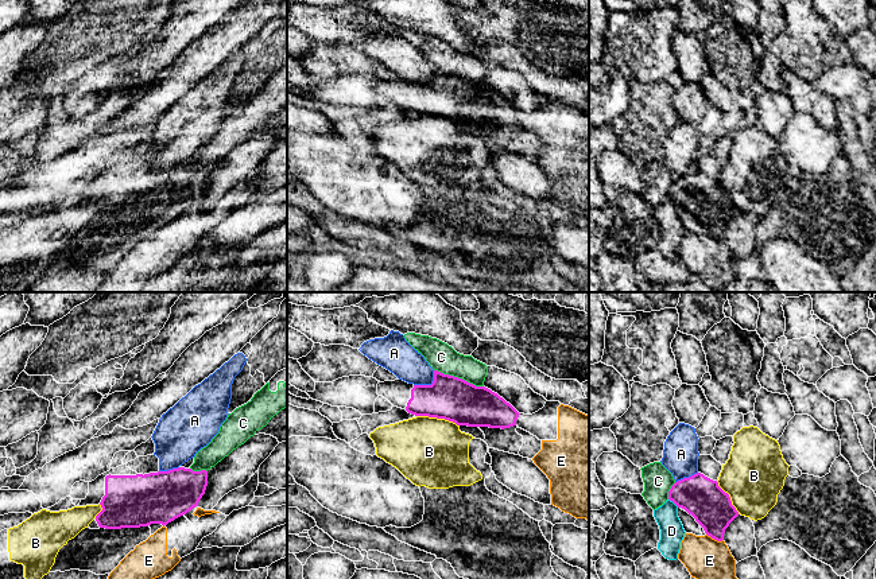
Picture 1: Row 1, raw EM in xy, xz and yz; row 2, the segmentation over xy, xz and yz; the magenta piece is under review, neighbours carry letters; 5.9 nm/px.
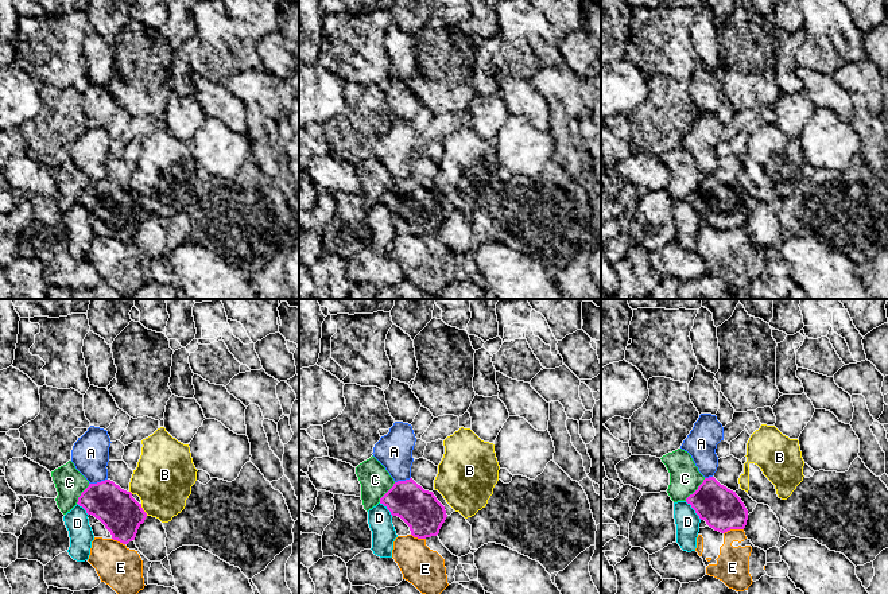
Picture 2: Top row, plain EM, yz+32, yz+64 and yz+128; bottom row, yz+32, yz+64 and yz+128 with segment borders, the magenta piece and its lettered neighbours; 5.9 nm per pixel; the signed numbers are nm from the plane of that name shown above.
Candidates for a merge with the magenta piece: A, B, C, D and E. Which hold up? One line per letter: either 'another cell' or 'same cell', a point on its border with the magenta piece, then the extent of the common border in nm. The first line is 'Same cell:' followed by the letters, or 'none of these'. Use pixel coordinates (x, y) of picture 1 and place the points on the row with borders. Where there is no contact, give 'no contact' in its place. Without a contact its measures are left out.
Same cell: none of these
A: another cell | xz (429, 385) | 160 nm
B: another cell | xz (438, 418) | 260 nm
C: another cell | xz (457, 377) | 320 nm
D: another cell | yz (674, 502) | 80 nm
E: another cell | yz (714, 539) | 110 nm

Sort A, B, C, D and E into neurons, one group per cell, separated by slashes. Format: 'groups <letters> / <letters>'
groups A / B / C / D / E

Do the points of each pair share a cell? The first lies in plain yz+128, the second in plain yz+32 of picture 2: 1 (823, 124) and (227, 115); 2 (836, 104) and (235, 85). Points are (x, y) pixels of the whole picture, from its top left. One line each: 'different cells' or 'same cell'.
1: different cells
2: different cells

